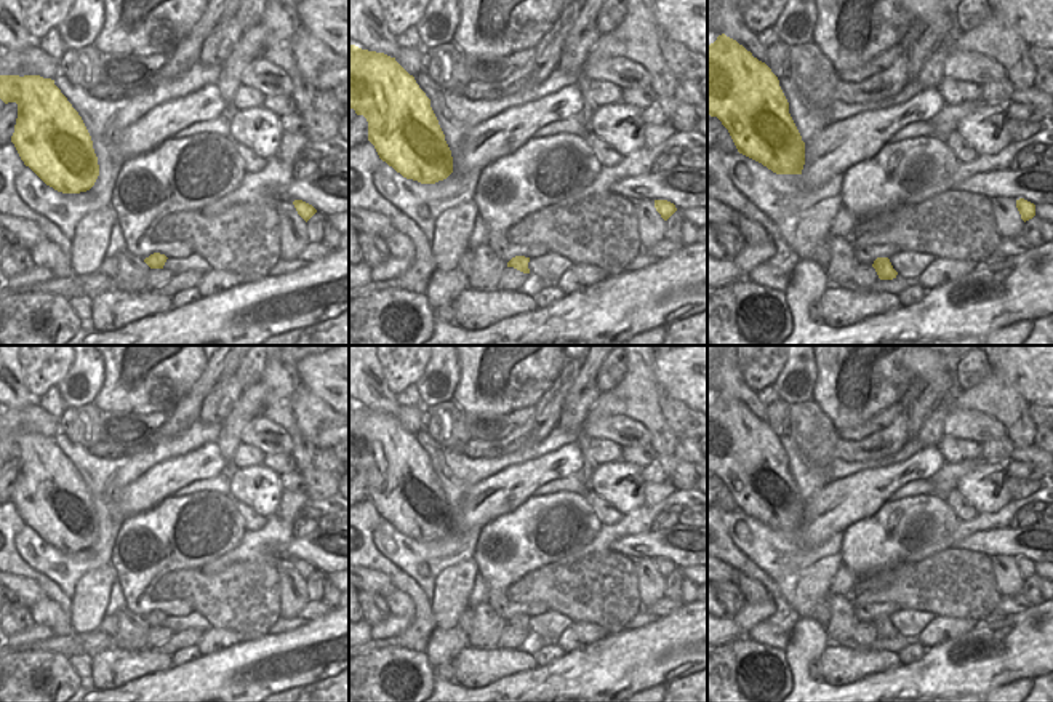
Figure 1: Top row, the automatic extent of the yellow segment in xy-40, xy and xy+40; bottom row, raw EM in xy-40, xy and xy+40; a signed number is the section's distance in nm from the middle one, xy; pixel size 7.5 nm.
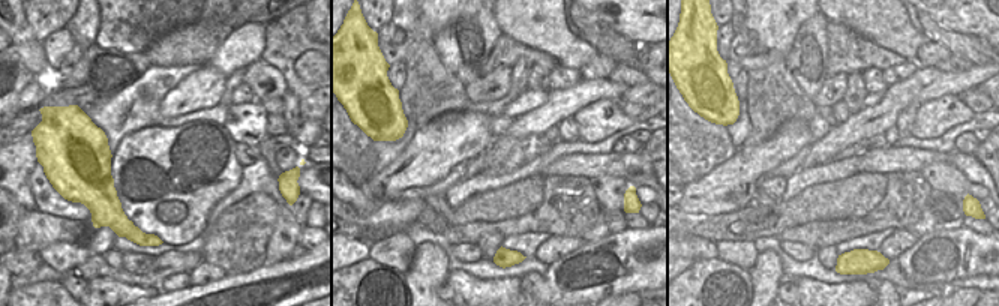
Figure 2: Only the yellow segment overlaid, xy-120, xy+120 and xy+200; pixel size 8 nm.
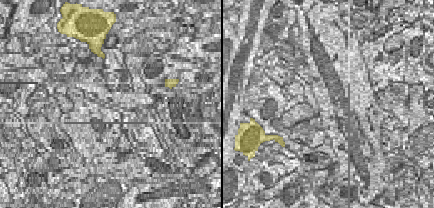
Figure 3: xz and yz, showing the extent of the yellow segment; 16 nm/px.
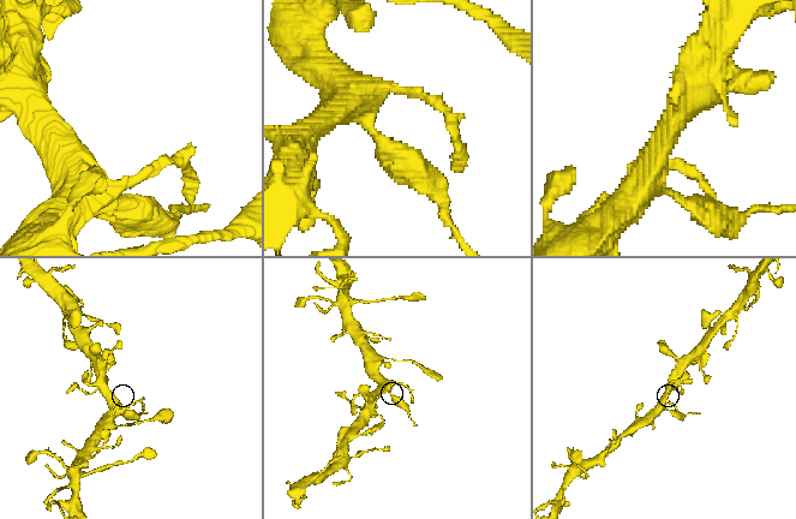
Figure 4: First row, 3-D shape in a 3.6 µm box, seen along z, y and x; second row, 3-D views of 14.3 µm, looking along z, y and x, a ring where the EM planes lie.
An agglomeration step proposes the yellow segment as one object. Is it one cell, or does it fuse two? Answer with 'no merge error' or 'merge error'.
no merge error

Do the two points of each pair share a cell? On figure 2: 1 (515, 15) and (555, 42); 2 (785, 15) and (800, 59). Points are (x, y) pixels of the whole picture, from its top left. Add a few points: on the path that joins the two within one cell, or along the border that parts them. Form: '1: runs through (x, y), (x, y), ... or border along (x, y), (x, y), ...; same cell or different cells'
1: runs through (525, 15), (545, 32); same cell
2: border along (813, 15), (798, 29), (782, 62); different cells

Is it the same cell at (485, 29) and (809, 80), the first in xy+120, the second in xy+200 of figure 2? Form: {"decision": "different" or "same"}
{"decision": "same"}

